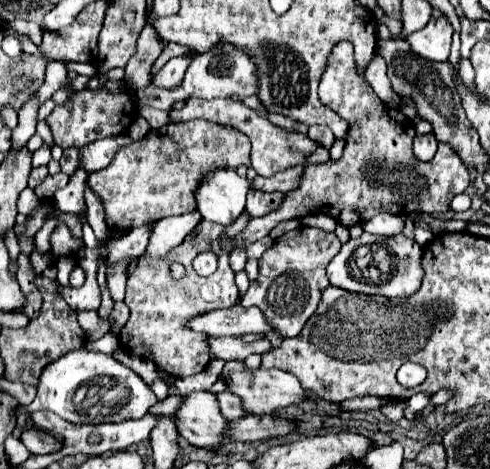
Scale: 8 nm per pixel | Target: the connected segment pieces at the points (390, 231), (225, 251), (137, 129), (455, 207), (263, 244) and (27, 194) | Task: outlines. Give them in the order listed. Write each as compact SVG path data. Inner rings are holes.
M377 214L375 218L363 224L363 230L371 234L381 234L381 236L395 236L403 232L403 226L405 226L403 214Z
M243 212L231 226L219 226L213 222L201 220L187 236L185 240L175 246L163 260L153 260L147 254L141 254L137 258L137 268L131 272L127 280L127 294L125 304L131 310L131 316L127 324L121 330L121 346L129 352L147 358L155 362L161 370L175 378L185 378L199 374L207 368L209 356L207 356L207 336L205 334L193 334L185 326L185 322L197 314L217 310L217 308L231 308L237 302L239 290L235 286L235 274L229 268L229 254L235 248L233 238L247 226L251 216ZM221 238L229 238L227 244L221 244ZM213 250L219 256L219 268L209 278L199 276L193 270L193 258L203 252ZM167 262L179 262L185 268L185 276L181 280L175 280L167 274Z
M137 116L137 118L133 120L133 124L129 126L129 136L131 136L133 140L141 140L149 130L151 130L151 126L147 124L147 120L141 118L141 116Z
M466 193L458 194L451 201L451 210L454 212L463 212L470 208L471 198Z
M265 236L264 238L261 238L261 240L253 242L253 244L245 248L247 257L250 259L258 260L259 258L261 258L261 256L263 256L263 253L266 250L269 250L269 248L273 246L273 243L274 240L271 240L269 236Z
M25 188L21 194L19 194L19 200L17 200L17 212L29 216L31 210L37 206L39 198L35 196L35 192L31 188Z

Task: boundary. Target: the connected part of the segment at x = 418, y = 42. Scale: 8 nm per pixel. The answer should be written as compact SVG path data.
M447 16L441 18L431 18L425 28L413 32L407 42L411 44L413 52L419 54L421 58L433 60L433 62L445 62L449 58L449 48L451 48L451 36L453 28Z

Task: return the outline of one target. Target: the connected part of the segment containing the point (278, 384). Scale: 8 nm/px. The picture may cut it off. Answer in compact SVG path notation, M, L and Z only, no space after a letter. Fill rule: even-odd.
M231 360L223 366L221 376L227 382L227 390L241 398L241 406L247 414L273 414L273 410L297 404L305 400L299 380L283 370L249 370L243 360Z

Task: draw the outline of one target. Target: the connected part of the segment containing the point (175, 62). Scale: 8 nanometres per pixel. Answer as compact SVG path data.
M189 56L171 58L159 72L155 72L151 84L153 84L155 88L163 88L163 90L179 88L179 82L183 82L183 74L185 74L189 62L191 62Z

